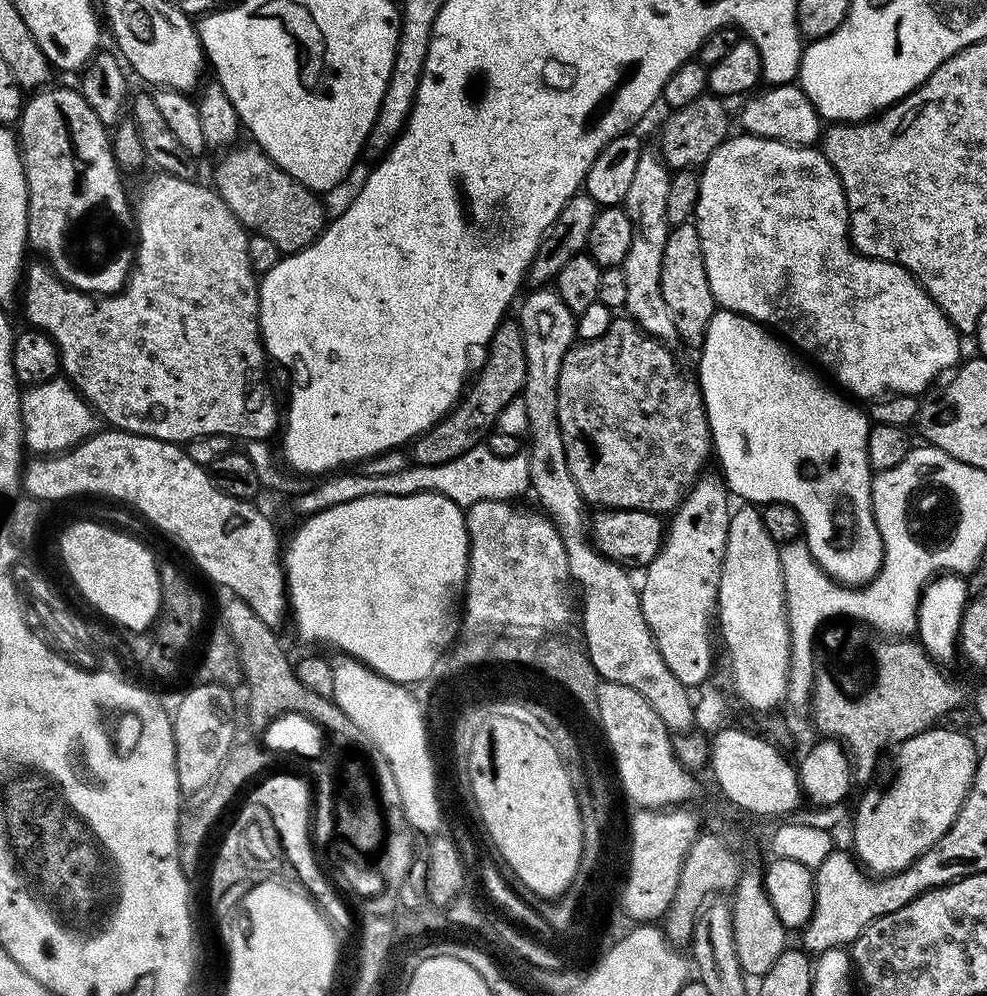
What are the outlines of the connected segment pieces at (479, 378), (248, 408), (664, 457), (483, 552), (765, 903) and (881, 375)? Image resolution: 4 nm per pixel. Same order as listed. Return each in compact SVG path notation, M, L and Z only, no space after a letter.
M505 318L492 335L487 345L488 361L484 369L467 385L466 391L456 401L455 408L440 419L430 430L426 430L411 441L413 465L422 467L438 466L450 462L459 455L466 454L472 447L485 443L489 432L496 428L496 419L510 406L512 400L523 393L526 382L526 346L522 342L520 321L516 318Z
M155 174L140 188L140 197L135 197L134 200L134 263L132 266L132 273L128 275L128 283L124 285L123 289L118 292L113 292L110 296L97 296L91 292L79 292L77 288L69 288L47 263L39 262L40 264L29 263L26 271L22 276L22 300L24 296L24 316L28 319L27 323L33 328L41 328L53 342L58 346L58 354L60 355L60 366L63 375L66 377L69 384L88 401L88 405L96 413L101 421L109 420L113 429L122 432L133 432L139 436L149 436L150 438L158 438L165 440L171 444L179 444L181 446L187 445L188 441L198 438L199 436L226 436L233 441L236 440L268 440L272 435L277 435L278 429L282 424L282 412L276 409L276 400L272 397L272 388L268 385L268 380L264 377L264 360L266 361L266 353L264 350L264 339L260 337L260 290L258 287L258 276L252 271L250 264L250 254L247 253L249 233L246 231L240 219L231 212L226 206L226 202L218 193L215 187L209 186L207 183L200 184L196 180L183 180L182 178L174 178L173 176L166 176L163 174Z
M631 318L613 319L609 329L600 338L580 340L562 358L562 374L558 374L558 422L562 430L562 446L566 446L566 462L570 462L570 474L578 482L578 490L589 505L597 504L600 510L623 510L625 508L643 508L657 514L668 514L680 507L681 500L700 479L708 464L708 456L713 455L712 431L708 425L708 415L704 409L704 400L700 397L700 385L680 369L676 356L669 345L655 340L649 332L643 332Z
M484 500L474 502L466 508L468 522L468 582L464 586L462 597L462 616L468 619L472 630L508 630L504 628L537 628L537 633L552 634L568 620L568 600L564 597L564 583L569 583L568 563L566 562L566 550L562 546L562 538L558 530L552 525L551 520L543 511L531 512L528 508L511 508L513 505L506 500Z
M745 871L741 875L734 889L735 896L736 901L731 901L730 904L734 926L734 950L738 950L738 962L742 966L745 977L759 978L765 976L770 966L778 962L778 954L784 952L786 929L766 894L764 877L759 871Z
M733 135L720 144L718 150L714 150L714 154L710 154L710 158L702 165L700 193L694 217L698 238L702 242L702 258L706 262L706 278L710 282L710 290L717 305L749 316L777 333L785 332L789 336L787 339L793 345L796 343L802 351L809 352L837 380L835 383L845 393L853 392L853 394L848 393L853 397L880 398L885 394L921 394L920 392L924 391L927 393L929 391L927 388L943 372L951 373L961 363L961 333L957 332L955 326L946 318L946 314L937 306L934 298L930 298L930 294L926 294L922 285L902 266L885 260L871 260L869 256L859 255L852 247L848 231L848 206L844 202L844 187L819 147L783 144L770 138L739 135Z

